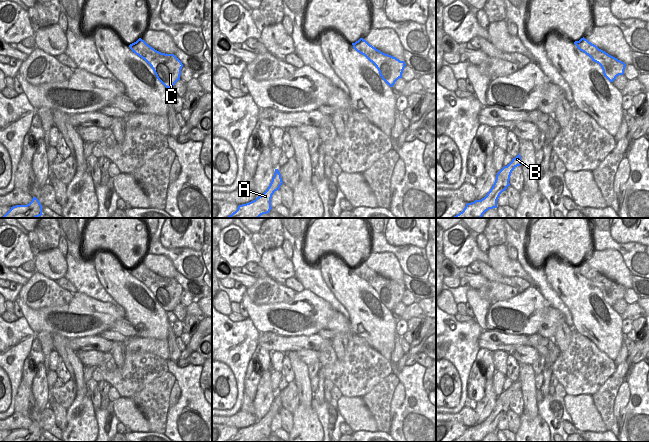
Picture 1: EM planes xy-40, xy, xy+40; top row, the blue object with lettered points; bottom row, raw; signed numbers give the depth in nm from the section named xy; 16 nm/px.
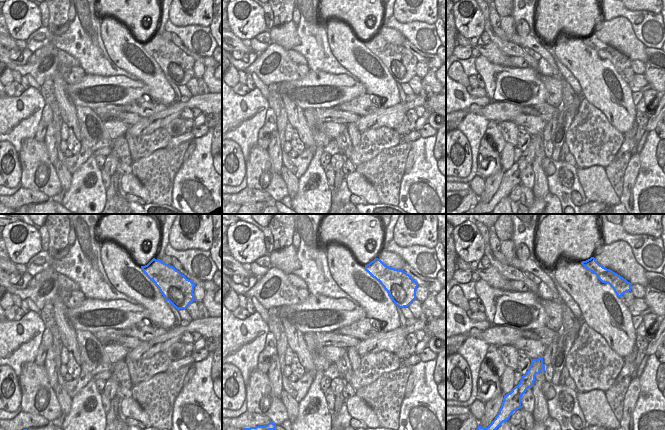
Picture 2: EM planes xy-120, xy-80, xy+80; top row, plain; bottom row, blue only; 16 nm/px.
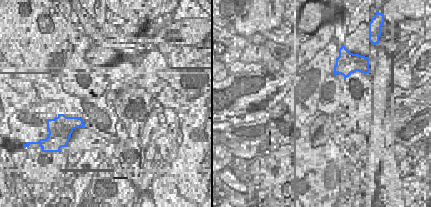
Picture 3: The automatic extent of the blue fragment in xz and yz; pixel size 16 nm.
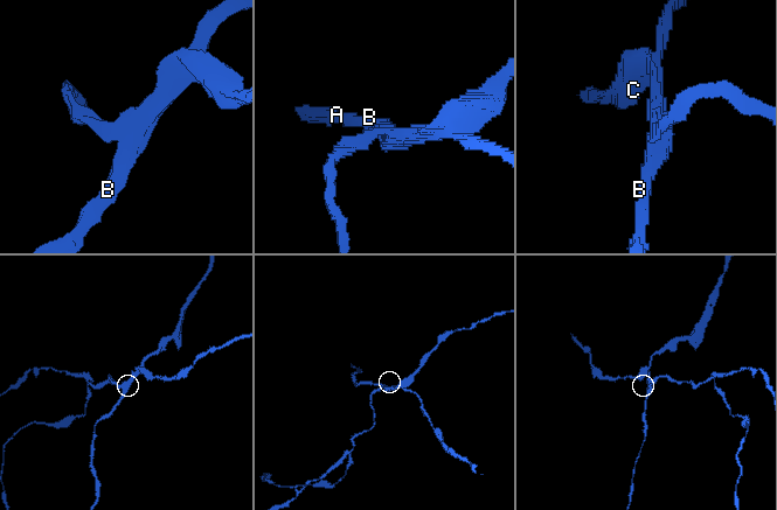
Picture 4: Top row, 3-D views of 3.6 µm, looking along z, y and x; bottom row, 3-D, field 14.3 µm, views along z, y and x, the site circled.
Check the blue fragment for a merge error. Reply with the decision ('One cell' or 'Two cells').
Two cells

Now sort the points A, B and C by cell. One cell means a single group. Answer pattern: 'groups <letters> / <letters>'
groups A B / C

